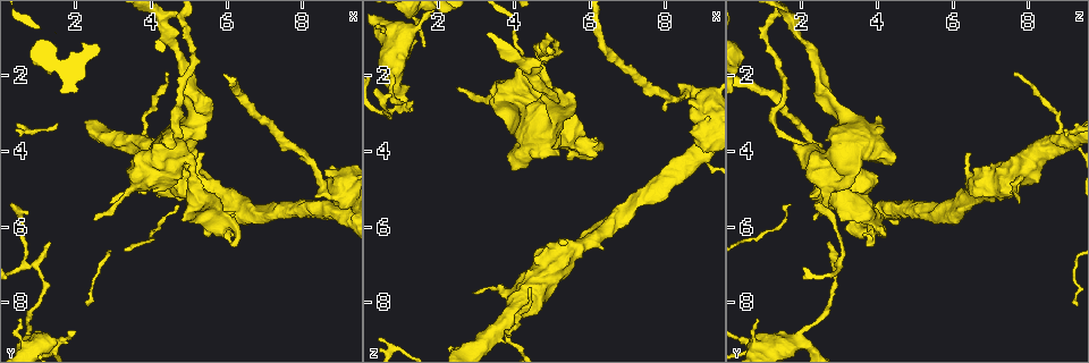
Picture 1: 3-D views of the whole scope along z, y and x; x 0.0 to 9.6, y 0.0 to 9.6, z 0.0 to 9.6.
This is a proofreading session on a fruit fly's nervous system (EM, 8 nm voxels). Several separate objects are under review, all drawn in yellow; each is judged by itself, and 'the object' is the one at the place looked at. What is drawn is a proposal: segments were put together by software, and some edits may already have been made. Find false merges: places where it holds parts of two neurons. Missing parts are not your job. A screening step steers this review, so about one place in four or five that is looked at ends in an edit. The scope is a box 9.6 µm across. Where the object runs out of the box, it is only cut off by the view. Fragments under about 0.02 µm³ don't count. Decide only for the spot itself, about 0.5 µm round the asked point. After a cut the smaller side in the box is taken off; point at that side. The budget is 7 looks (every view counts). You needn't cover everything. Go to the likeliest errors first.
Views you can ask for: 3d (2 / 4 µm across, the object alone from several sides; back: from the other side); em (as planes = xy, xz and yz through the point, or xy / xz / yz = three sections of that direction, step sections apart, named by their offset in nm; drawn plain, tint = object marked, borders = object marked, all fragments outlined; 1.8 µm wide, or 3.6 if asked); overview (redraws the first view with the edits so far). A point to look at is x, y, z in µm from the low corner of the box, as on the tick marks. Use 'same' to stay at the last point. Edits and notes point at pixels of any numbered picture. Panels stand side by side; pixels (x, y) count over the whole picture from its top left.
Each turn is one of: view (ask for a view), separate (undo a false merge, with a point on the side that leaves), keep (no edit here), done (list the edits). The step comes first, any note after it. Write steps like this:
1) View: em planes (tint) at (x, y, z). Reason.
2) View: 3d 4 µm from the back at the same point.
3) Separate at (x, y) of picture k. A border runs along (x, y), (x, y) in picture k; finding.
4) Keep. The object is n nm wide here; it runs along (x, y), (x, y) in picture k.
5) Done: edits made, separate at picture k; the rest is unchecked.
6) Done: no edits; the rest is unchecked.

View: 3d 4 µm at (8.70, 5.20, 2.40). Calibre changes.

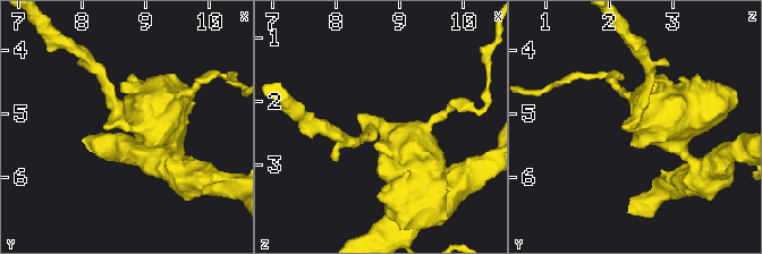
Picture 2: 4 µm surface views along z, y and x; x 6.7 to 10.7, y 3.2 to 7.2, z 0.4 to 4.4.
View: em 3.6 µm xy step 16 (tint) at (8.70, 5.20, 2.45). The arms are 170, 850 nm wide; need the tissue.

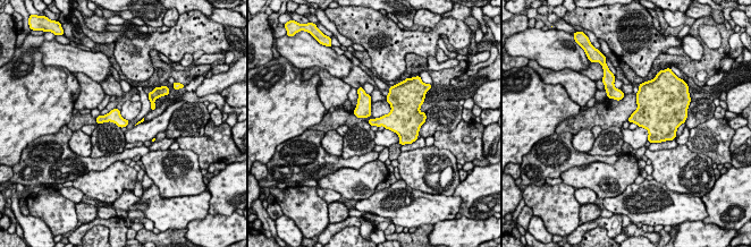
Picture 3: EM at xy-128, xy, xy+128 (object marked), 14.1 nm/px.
View: em 3.6 µm planes (tint) at the same point.

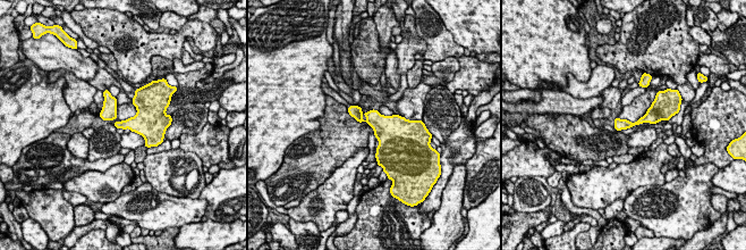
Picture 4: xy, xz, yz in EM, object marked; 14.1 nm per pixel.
Keep. It runs along (660, 117), (617, 125) in picture 4; continuous, no second neuron.

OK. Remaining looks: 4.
View: 3d 4 µm at (3.65, 3.75, 8.65). Calibre changes.

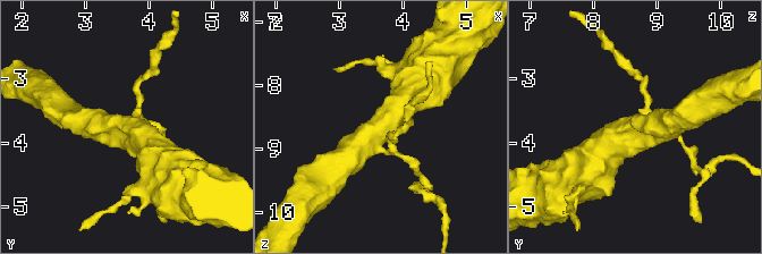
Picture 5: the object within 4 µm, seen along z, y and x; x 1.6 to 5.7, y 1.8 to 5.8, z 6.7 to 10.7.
View: em planes (plain) at (3.75, 3.75, 8.65). Need the tissue.

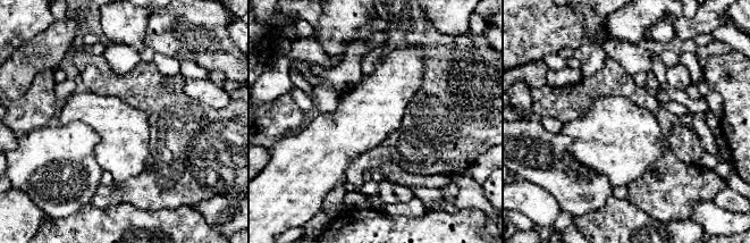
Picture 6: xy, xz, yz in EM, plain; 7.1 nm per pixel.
View: em planes (tint) at the same point.

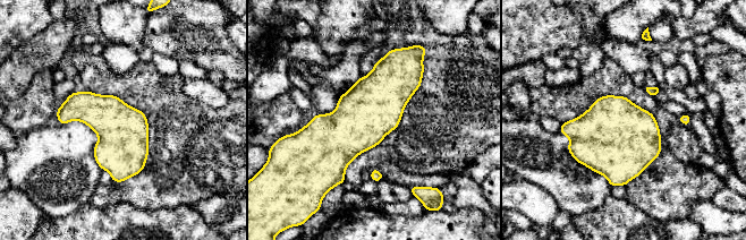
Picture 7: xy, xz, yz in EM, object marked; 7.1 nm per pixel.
Keep. All the same neuron.

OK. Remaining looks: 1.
Done: no edits; the rest is unchecked.

